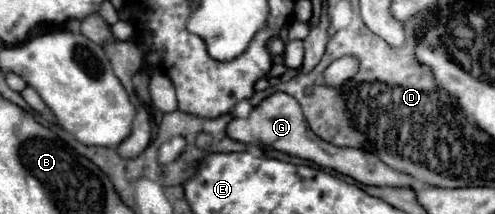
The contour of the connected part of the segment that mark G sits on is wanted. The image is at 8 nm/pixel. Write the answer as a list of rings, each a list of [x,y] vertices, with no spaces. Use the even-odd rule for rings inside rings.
[[[274,92],[268,98],[264,98],[258,106],[252,108],[248,118],[232,118],[226,126],[226,134],[242,144],[254,144],[260,148],[274,148],[280,152],[286,152],[290,156],[298,156],[310,162],[316,162],[324,168],[334,168],[338,174],[352,176],[360,184],[374,184],[374,186],[412,186],[412,176],[404,176],[402,172],[392,172],[386,164],[380,164],[376,156],[370,152],[360,152],[358,148],[336,148],[334,144],[328,144],[326,140],[320,140],[310,128],[302,114],[300,104],[284,92]]]

